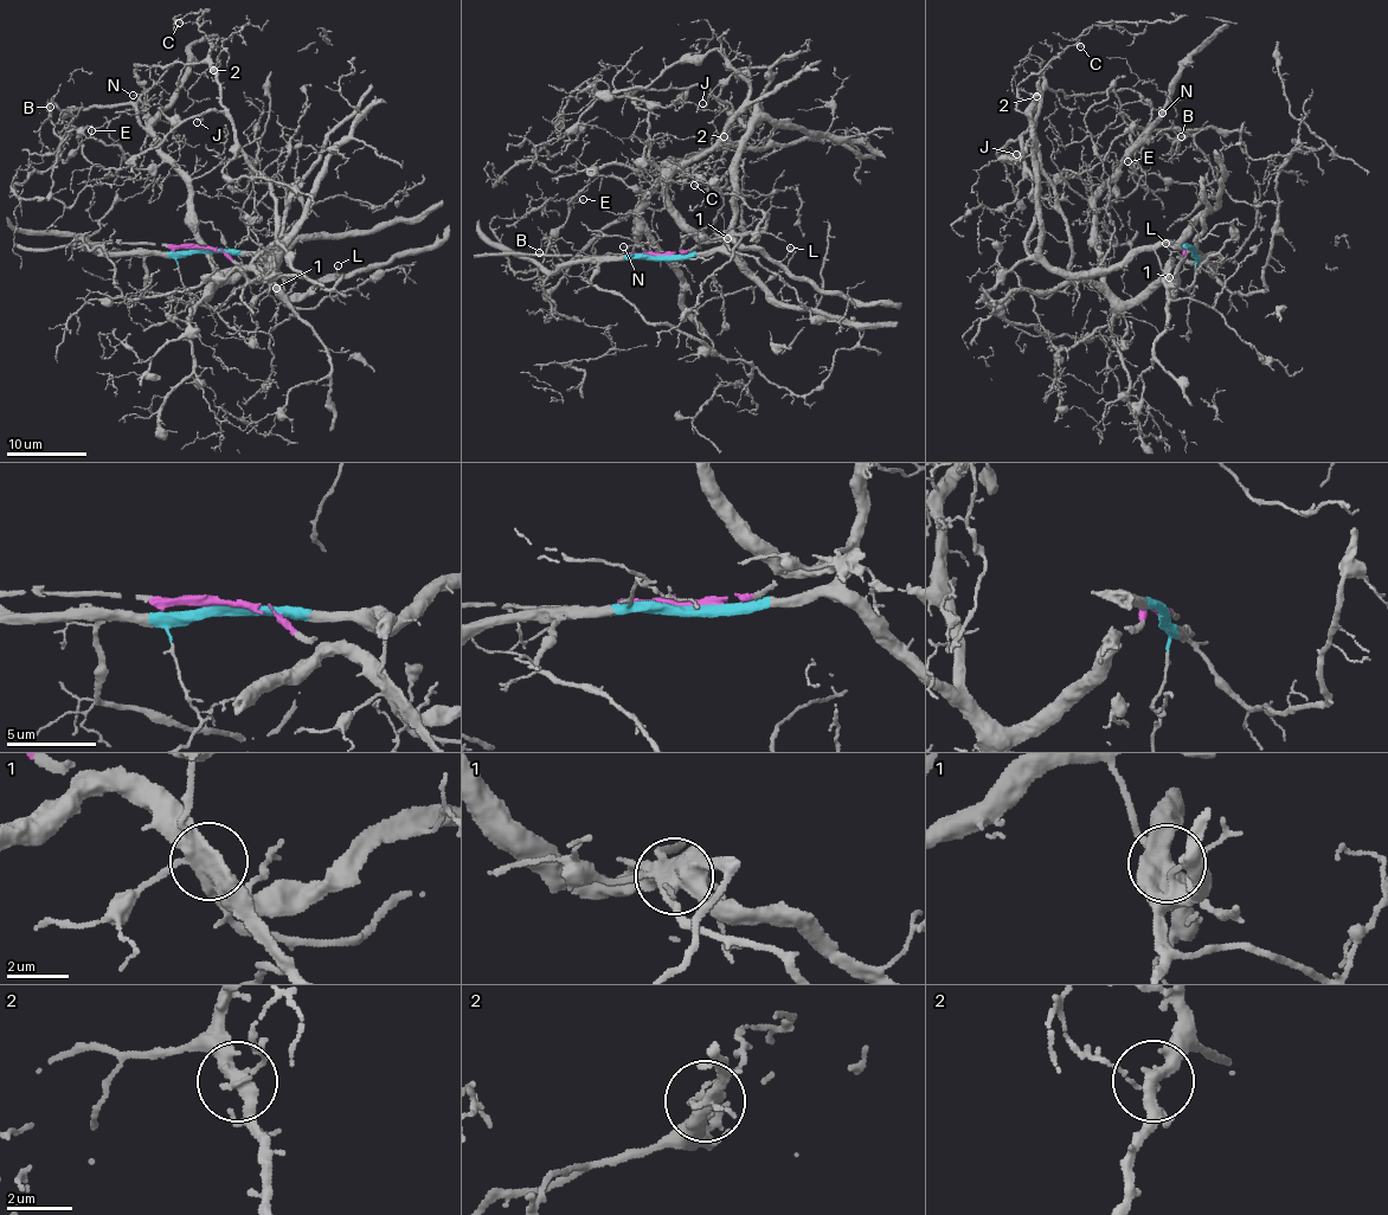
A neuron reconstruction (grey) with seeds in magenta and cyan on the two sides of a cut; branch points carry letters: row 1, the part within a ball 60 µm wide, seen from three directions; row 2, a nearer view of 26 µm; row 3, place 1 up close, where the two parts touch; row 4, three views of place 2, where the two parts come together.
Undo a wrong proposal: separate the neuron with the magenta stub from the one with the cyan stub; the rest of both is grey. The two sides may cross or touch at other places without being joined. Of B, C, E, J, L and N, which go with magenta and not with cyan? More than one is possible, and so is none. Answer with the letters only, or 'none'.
B, E, L

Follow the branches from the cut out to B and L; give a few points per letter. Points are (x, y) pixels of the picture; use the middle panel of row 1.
B: (661, 256), (699, 243), (668, 198), (679, 169), (670, 164), (647, 199), (569, 261), (543, 238), (539, 252)
L: (661, 256), (728, 237), (781, 261), (790, 248)

